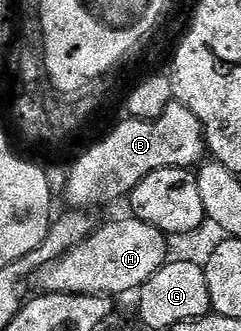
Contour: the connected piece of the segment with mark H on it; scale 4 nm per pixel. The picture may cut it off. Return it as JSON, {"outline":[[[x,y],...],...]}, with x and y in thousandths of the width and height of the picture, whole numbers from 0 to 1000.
{"outline":[[[519,653],[519,668],[465,668],[402,689],[324,746],[245,776],[220,801],[162,828],[183,885],[373,885],[386,891],[485,891],[577,876],[639,819],[701,785],[701,719],[656,686],[589,674],[568,656]]]}

